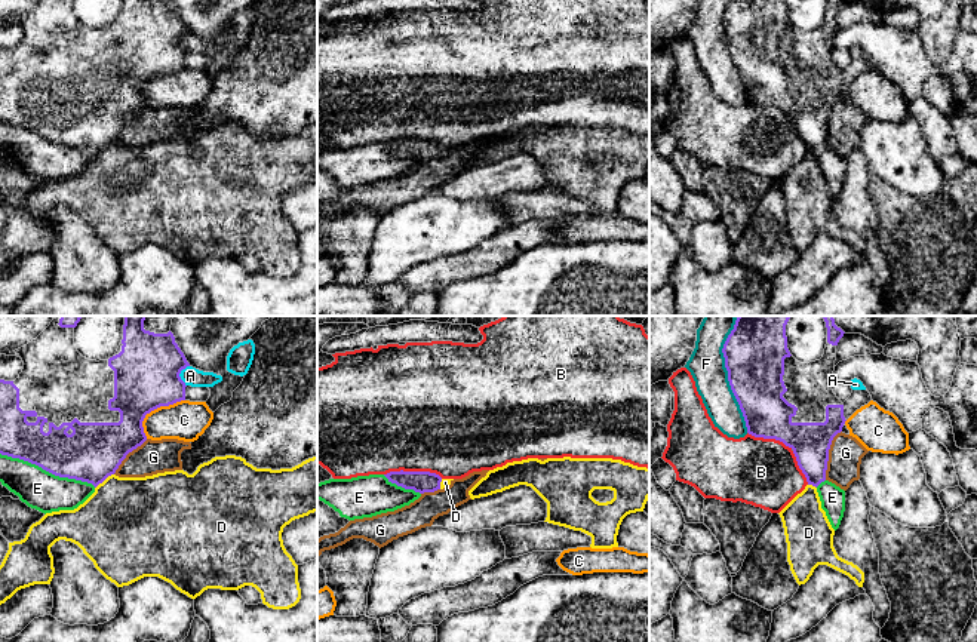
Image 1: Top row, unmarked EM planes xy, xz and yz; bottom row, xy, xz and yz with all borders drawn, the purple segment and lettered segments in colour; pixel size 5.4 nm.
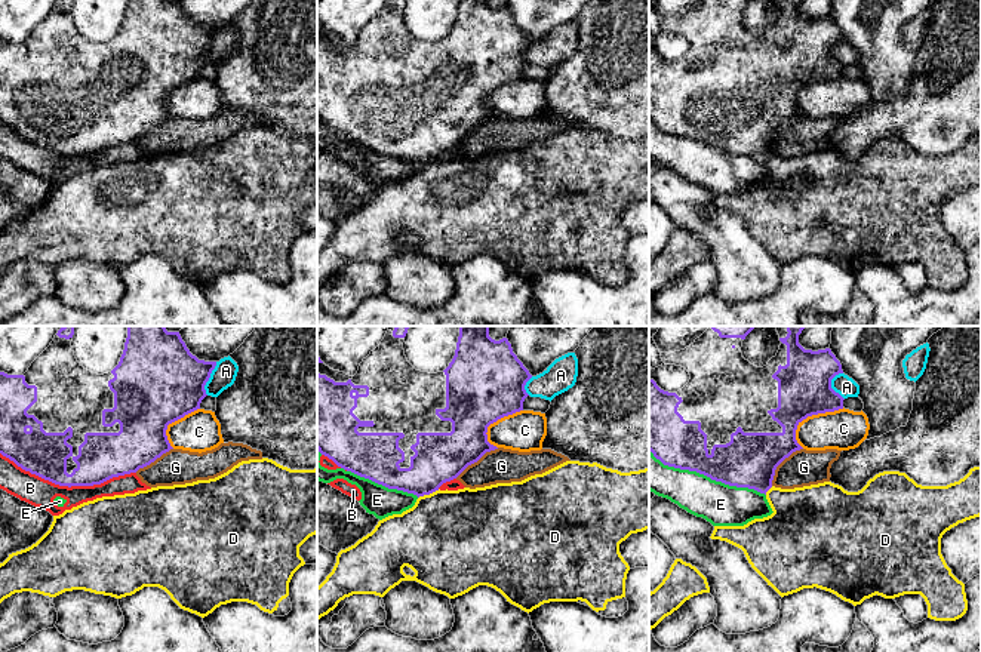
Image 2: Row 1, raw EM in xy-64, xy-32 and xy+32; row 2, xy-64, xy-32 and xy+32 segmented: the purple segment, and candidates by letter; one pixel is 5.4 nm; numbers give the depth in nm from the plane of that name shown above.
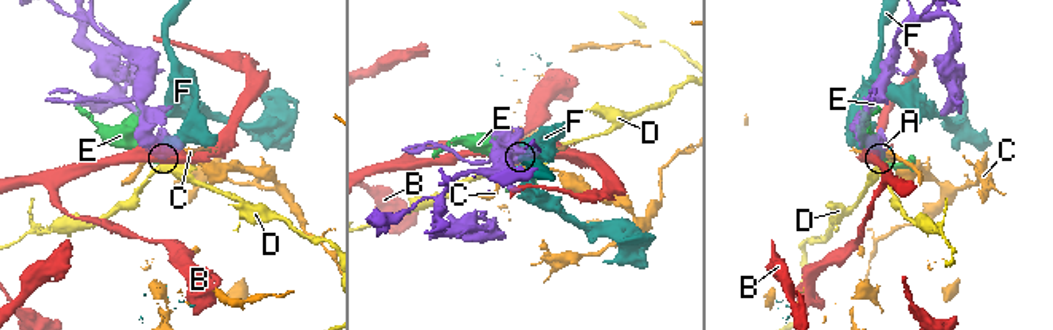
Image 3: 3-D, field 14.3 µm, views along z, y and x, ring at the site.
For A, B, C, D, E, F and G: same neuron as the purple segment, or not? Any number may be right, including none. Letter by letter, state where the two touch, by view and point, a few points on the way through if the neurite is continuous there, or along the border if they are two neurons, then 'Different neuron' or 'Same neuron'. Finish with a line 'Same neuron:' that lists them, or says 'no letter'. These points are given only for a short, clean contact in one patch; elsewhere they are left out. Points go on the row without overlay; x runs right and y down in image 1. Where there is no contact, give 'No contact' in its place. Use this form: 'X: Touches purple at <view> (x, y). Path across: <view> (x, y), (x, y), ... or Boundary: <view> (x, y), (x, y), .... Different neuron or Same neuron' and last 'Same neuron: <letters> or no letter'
A: Touches purple at xy (178, 43). Different neuron
B: Touches purple at xz (414, 140). Different neuron
C: Touches purple at xy (153, 77). Different neuron
D: Touches purple at xy (104, 147). Boundary: xy (113, 141), (95, 156). Different neuron
E: Touches purple at xy (48, 138). Different neuron
F: Touches purple at yz (730, 51). Different neuron
G: Touches purple at yz (828, 123). Different neuron
Same neuron: no letter

